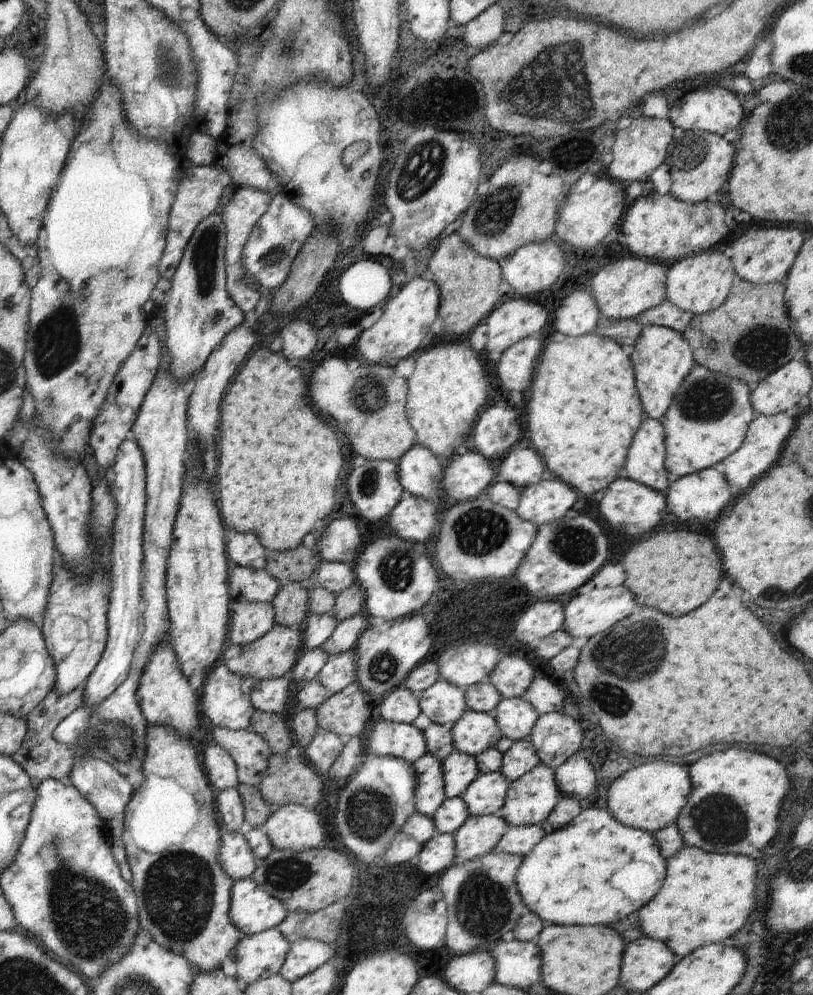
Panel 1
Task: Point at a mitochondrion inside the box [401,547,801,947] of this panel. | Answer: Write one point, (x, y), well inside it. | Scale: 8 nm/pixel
(635, 652)

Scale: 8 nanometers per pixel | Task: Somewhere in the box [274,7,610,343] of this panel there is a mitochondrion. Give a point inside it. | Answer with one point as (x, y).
(557, 84)

